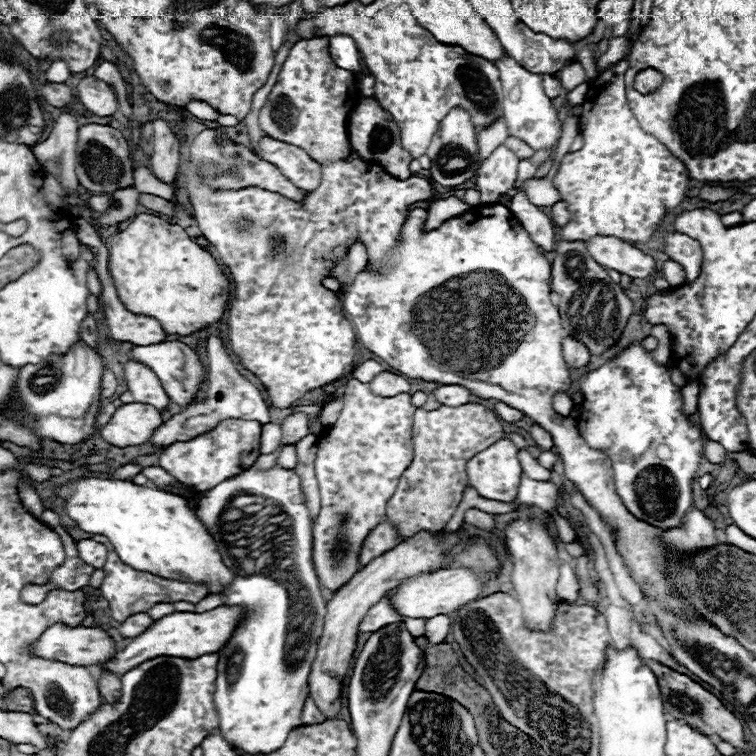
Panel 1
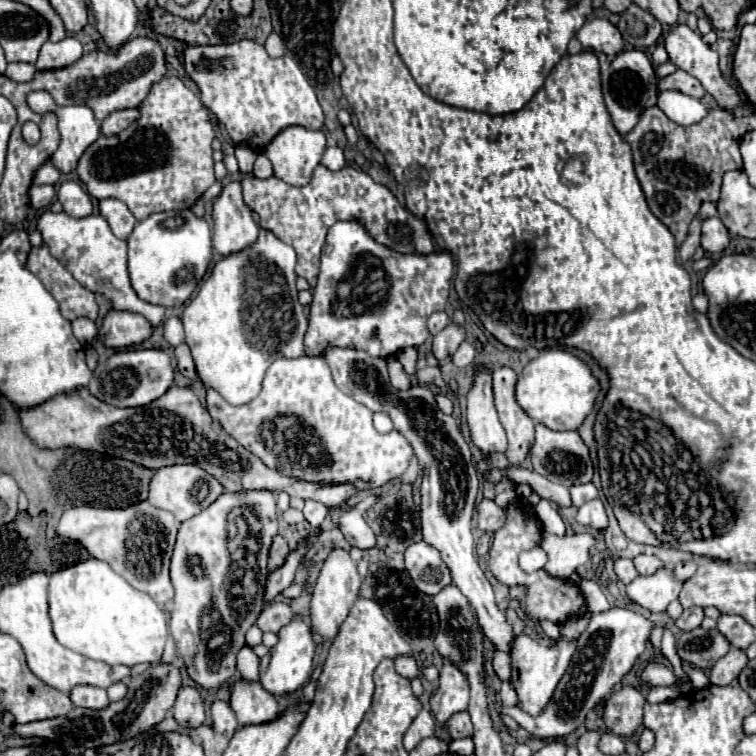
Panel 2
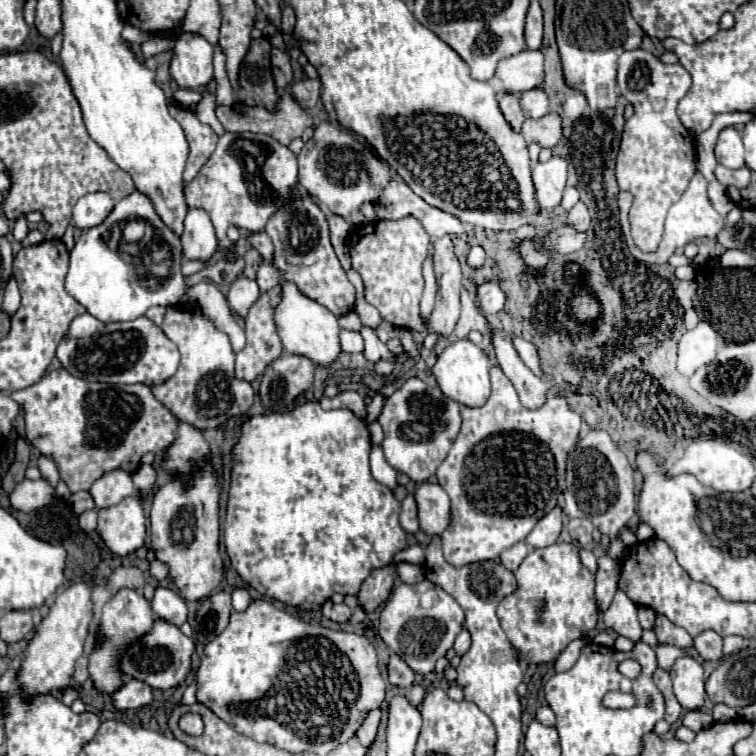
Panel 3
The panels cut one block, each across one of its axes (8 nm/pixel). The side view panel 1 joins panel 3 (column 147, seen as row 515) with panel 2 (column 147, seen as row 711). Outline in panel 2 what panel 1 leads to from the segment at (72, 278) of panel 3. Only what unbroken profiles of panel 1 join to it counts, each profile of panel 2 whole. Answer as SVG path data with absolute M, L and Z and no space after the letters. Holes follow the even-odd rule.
M180 210L180 212L156 212L150 214L146 220L138 222L128 238L128 274L134 292L138 298L150 304L174 308L182 306L198 286L198 282L204 278L208 264L212 260L212 238L210 238L210 226L204 218L196 218L192 210Z

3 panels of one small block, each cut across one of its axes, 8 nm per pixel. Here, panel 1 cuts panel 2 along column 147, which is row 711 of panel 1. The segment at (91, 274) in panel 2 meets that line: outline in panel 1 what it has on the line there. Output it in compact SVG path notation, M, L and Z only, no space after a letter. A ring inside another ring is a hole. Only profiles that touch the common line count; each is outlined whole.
M306 700L304 708L302 708L302 724L320 724L324 722L324 716L318 712L314 700Z

